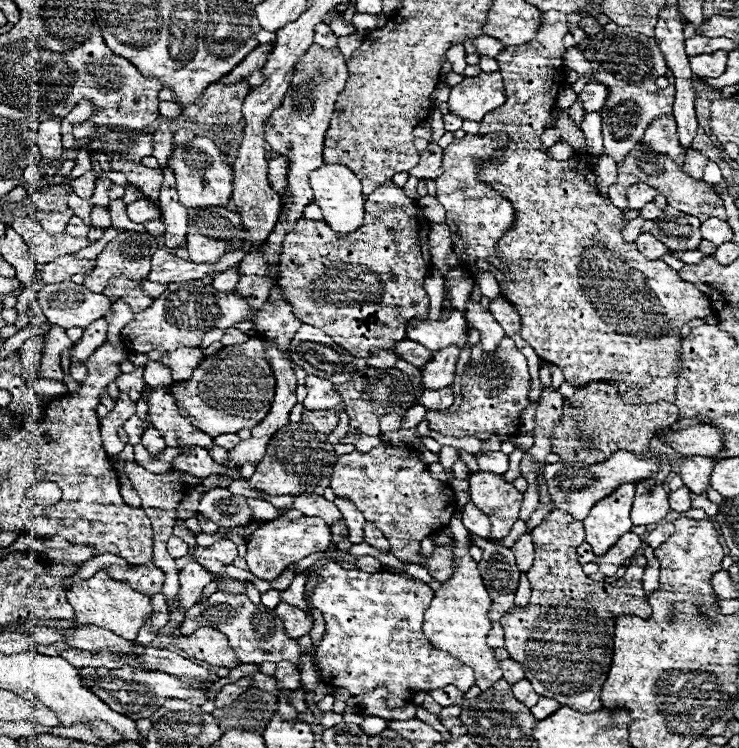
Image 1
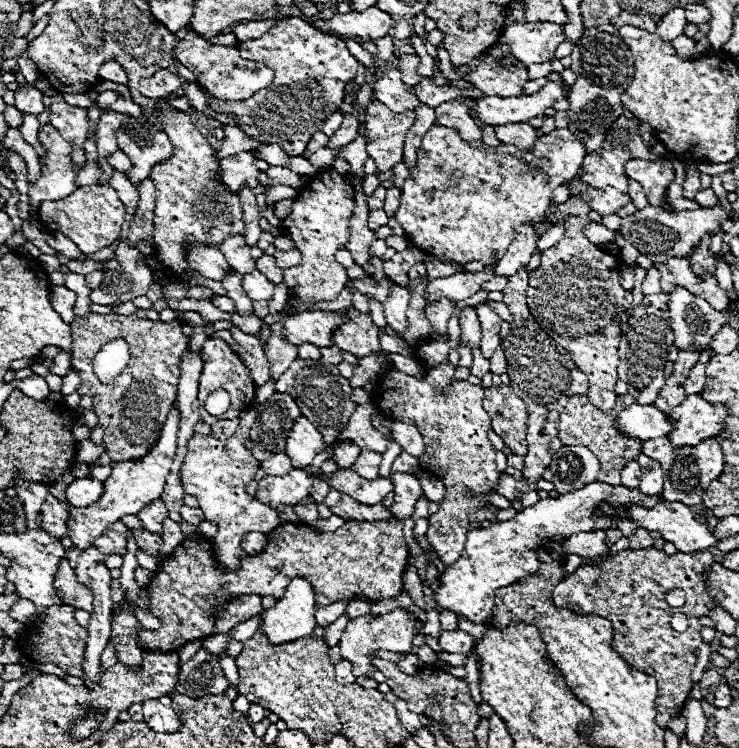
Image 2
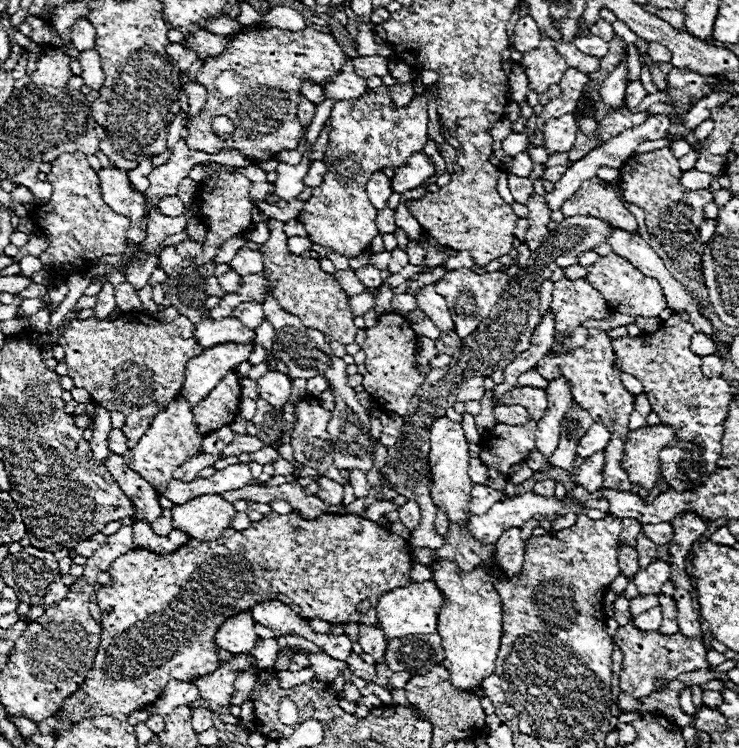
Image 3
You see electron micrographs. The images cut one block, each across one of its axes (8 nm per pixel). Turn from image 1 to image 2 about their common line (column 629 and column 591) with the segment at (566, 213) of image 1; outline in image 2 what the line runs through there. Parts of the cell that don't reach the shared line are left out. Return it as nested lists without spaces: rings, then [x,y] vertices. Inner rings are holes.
[[[588,216],[566,218],[562,240],[542,252],[540,266],[530,274],[526,302],[546,334],[566,348],[576,366],[588,376],[590,402],[600,410],[610,410],[616,402],[618,326],[626,290],[620,286],[620,260],[584,236],[586,222],[590,222]]]

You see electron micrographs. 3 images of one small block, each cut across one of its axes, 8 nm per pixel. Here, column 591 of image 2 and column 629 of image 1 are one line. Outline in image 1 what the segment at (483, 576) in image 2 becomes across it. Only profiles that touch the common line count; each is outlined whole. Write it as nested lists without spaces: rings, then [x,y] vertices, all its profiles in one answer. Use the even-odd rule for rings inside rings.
[[[622,484],[608,498],[596,502],[584,518],[586,542],[596,556],[604,556],[622,534],[630,532],[630,508],[634,498],[634,484]]]

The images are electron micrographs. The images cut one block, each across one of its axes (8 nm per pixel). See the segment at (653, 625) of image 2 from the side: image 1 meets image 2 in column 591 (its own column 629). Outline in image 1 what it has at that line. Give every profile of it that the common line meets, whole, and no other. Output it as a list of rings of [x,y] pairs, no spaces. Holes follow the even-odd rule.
[[[554,510],[540,526],[532,530],[532,540],[536,546],[536,558],[530,570],[526,572],[532,594],[528,606],[512,608],[504,618],[500,618],[500,624],[504,626],[506,632],[506,644],[504,648],[510,652],[510,658],[520,660],[524,666],[526,678],[532,682],[534,690],[540,696],[554,698],[562,706],[572,706],[574,710],[588,712],[588,710],[600,710],[602,700],[600,700],[600,690],[602,684],[606,682],[606,674],[610,670],[612,662],[612,638],[614,638],[614,618],[618,616],[640,616],[640,618],[650,618],[652,610],[646,602],[646,594],[642,590],[642,576],[646,570],[646,558],[636,556],[636,560],[630,562],[626,568],[624,576],[616,580],[614,584],[606,582],[594,582],[590,580],[584,572],[582,566],[576,560],[576,548],[584,542],[584,524],[582,520],[576,520],[572,514],[566,510]]]

